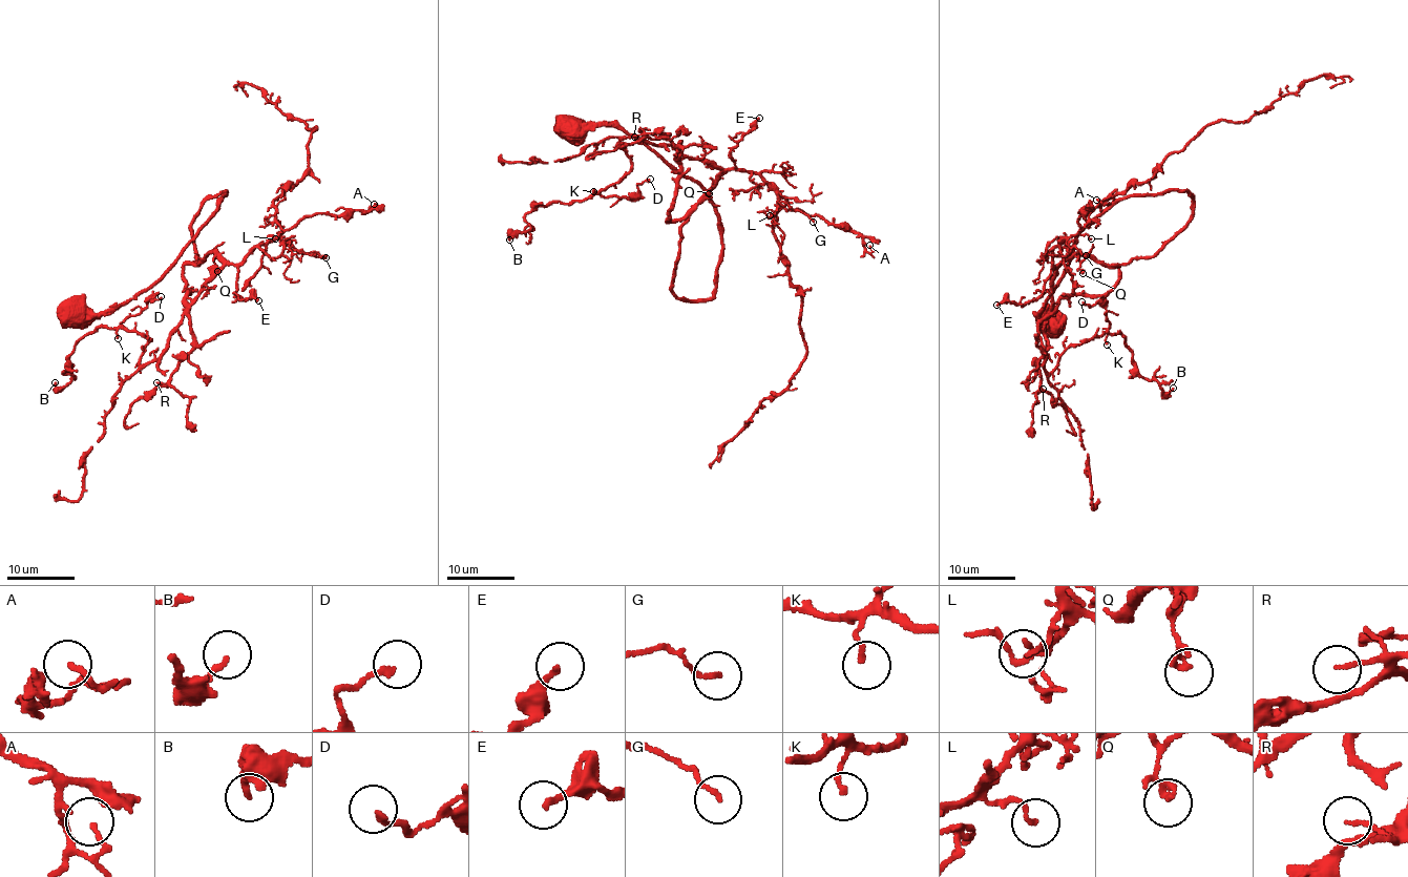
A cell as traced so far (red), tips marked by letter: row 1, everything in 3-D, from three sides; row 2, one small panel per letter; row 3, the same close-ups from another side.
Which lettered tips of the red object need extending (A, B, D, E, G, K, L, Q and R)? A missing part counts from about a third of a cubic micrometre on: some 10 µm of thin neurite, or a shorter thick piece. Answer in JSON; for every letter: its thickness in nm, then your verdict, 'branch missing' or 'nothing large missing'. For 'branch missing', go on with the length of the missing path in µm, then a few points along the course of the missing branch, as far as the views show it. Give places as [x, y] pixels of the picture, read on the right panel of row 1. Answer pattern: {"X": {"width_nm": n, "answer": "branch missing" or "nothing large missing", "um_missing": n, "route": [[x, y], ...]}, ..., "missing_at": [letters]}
{"A": {"width_nm": 140, "answer": "nothing large missing"}, "B": {"width_nm": 190, "answer": "nothing large missing"}, "D": {"width_nm": 150, "answer": "nothing large missing"}, "E": {"width_nm": 200, "answer": "branch missing", "um_missing": 50, "route": [[996, 305], [1011, 291], [1037, 307], [1033, 334], [1006, 354], [981, 350], [965, 411], [972, 434]]}, "G": {"width_nm": 140, "answer": "nothing large missing"}, "K": {"width_nm": 150, "answer": "nothing large missing"}, "L": {"width_nm": 120, "answer": "nothing large missing"}, "Q": {"width_nm": 140, "answer": "nothing large missing"}, "R": {"width_nm": 120, "answer": "nothing large missing"}, "missing_at": ["E"]}

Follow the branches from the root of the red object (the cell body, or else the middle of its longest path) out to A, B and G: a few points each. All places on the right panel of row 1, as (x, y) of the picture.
A: (1046, 327), (1037, 315), (1095, 217), (1170, 190), (1194, 213), (1152, 255), (1052, 268), (1096, 200)
B: (1046, 327), (1083, 230), (1184, 190), (1178, 232), (1044, 328), (1048, 372), (1118, 333), (1173, 388)
G: (1046, 327), (1037, 315), (1095, 217), (1191, 193), (1191, 218), (1152, 255), (1052, 268), (1064, 238), (1086, 255)

